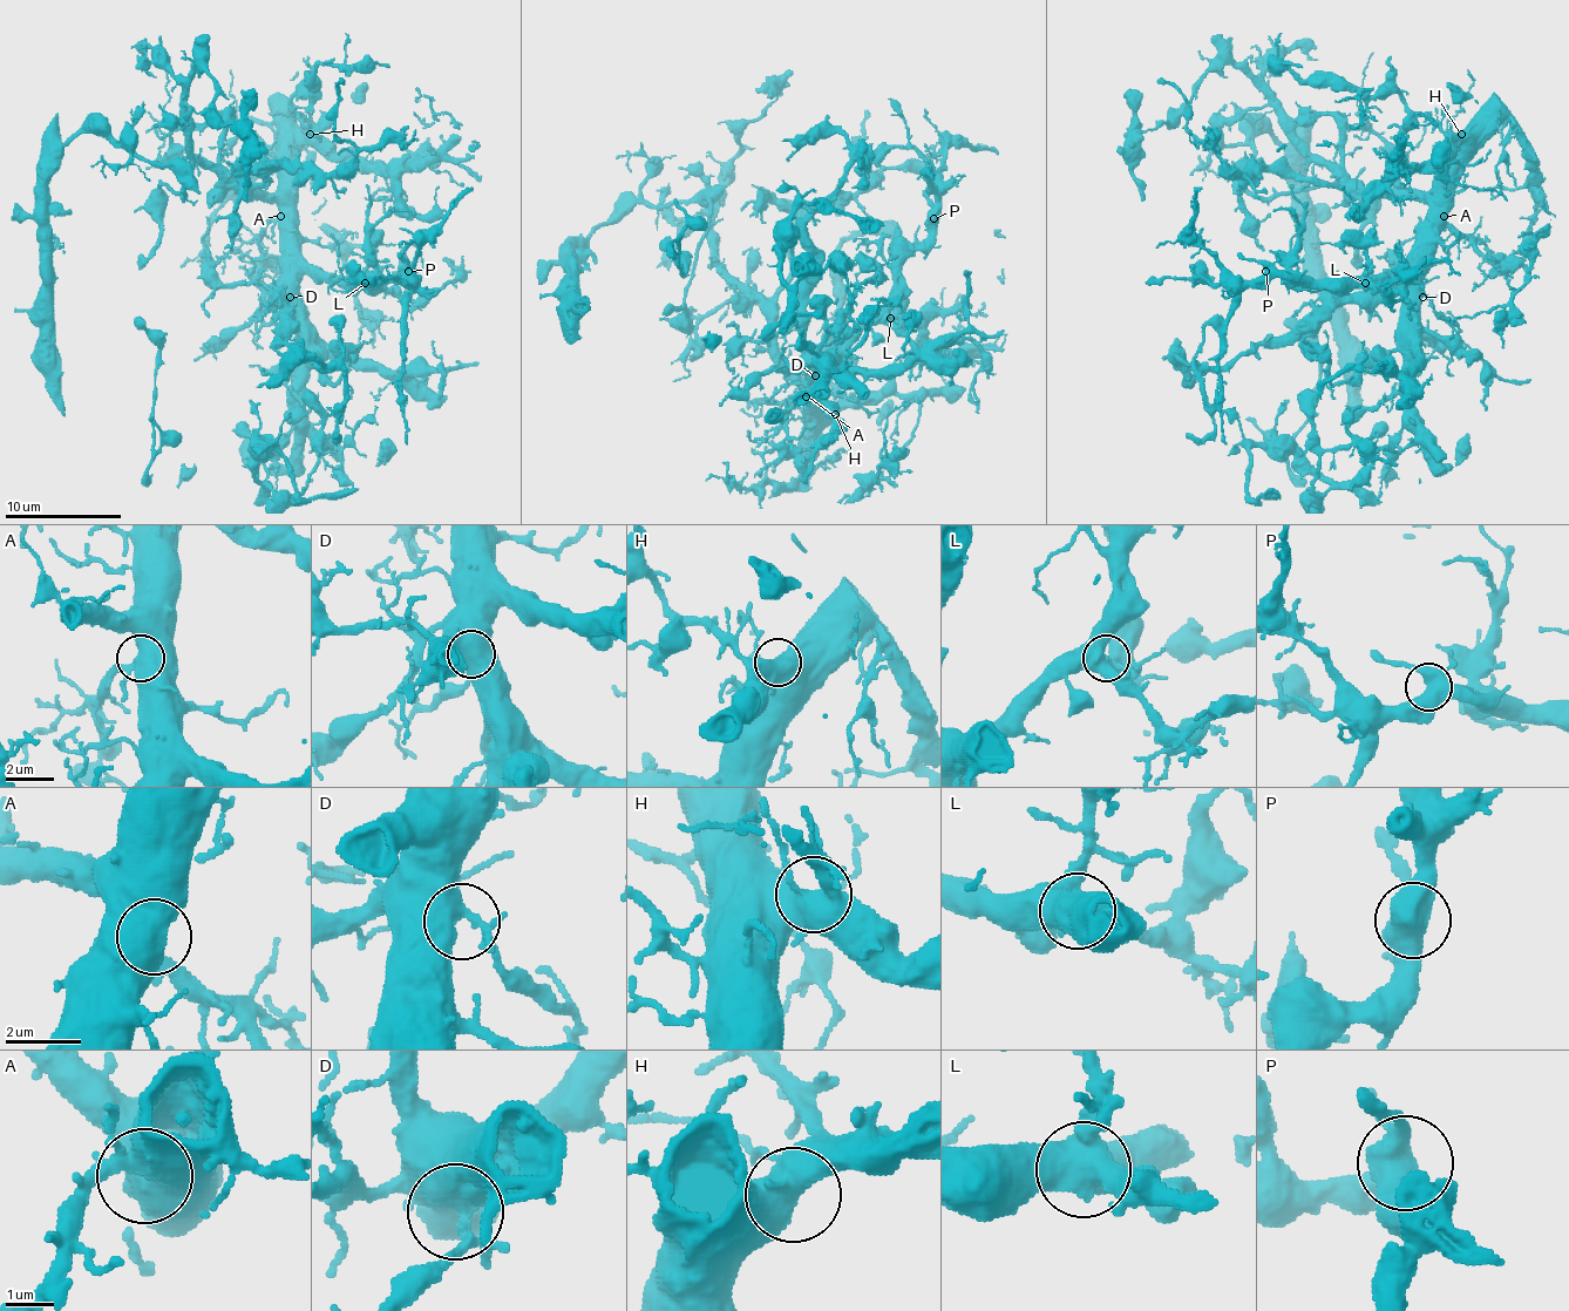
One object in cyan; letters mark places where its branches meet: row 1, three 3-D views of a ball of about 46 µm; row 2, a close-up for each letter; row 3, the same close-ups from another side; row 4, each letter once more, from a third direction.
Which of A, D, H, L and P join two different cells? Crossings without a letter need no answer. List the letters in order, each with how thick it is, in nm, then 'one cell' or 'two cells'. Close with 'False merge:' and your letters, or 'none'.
A: 480 nm thick; one cell
D: 550 nm thick; one cell
H: 500 nm thick; one cell
L: 500 nm thick; one cell
P: 550 nm thick; one cell
False merge: none

